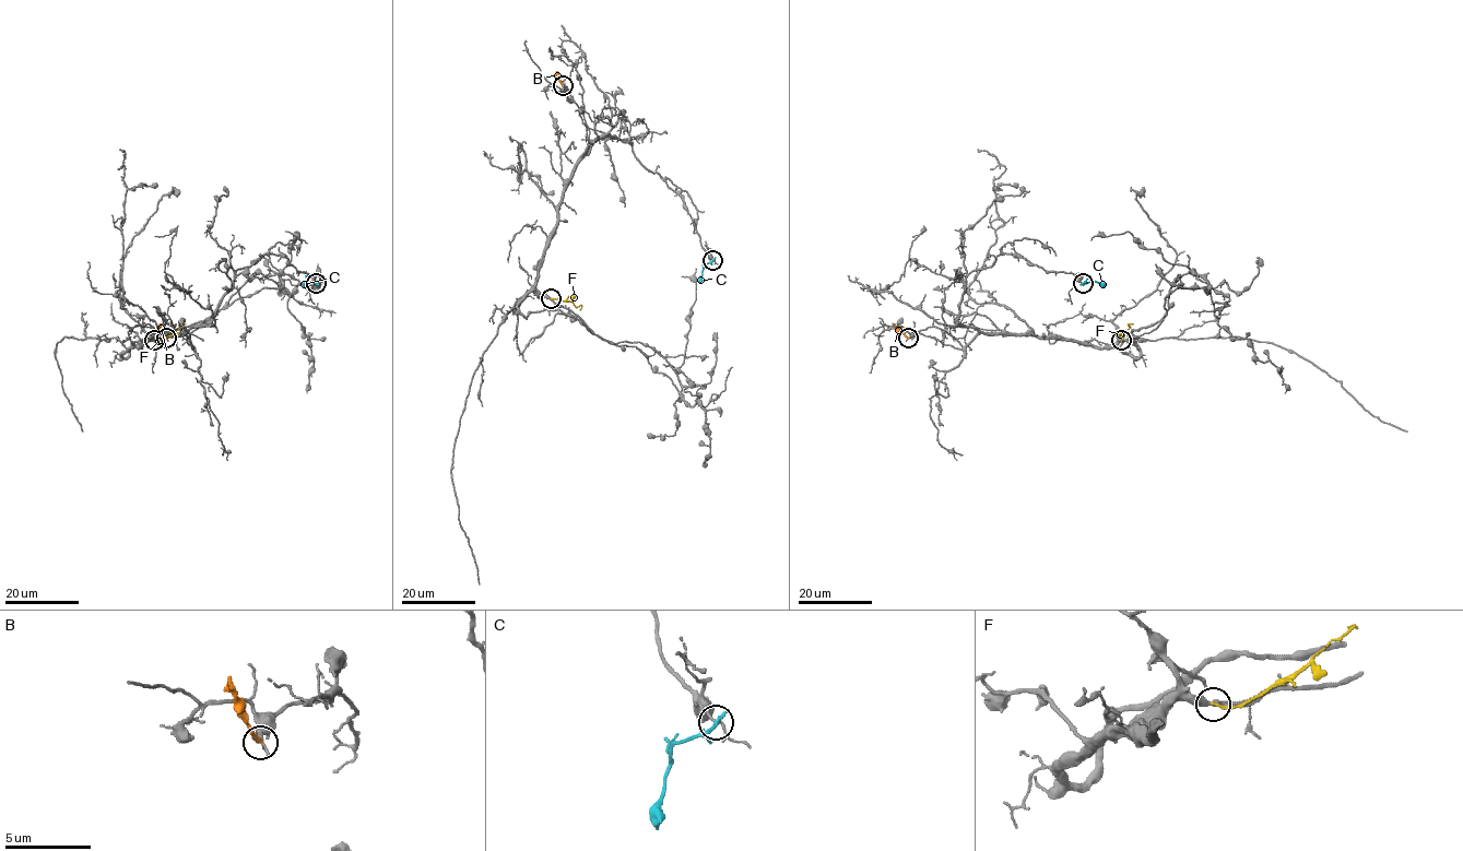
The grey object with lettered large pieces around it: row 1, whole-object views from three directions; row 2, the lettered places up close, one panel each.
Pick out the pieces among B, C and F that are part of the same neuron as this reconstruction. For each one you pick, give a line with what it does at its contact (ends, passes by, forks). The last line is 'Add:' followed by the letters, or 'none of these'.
Add: none of these

